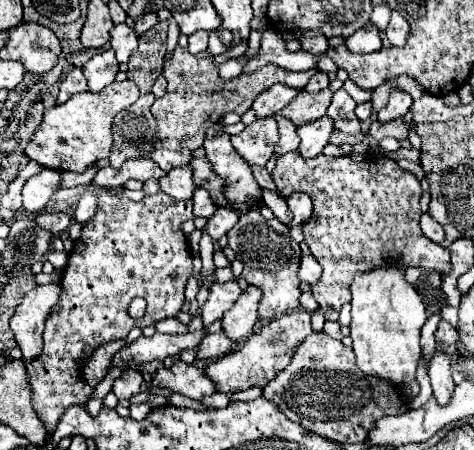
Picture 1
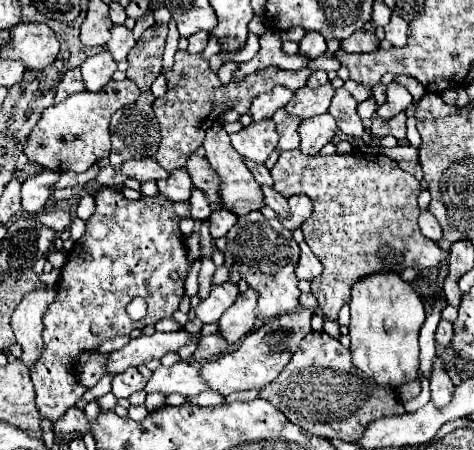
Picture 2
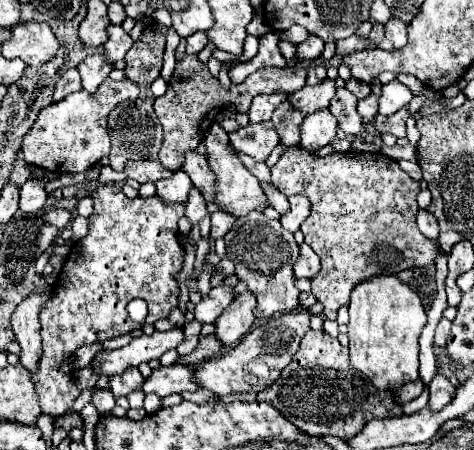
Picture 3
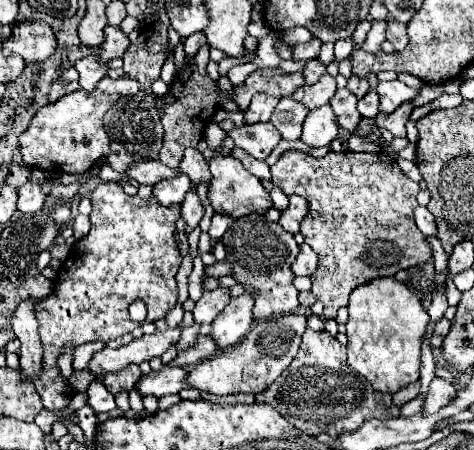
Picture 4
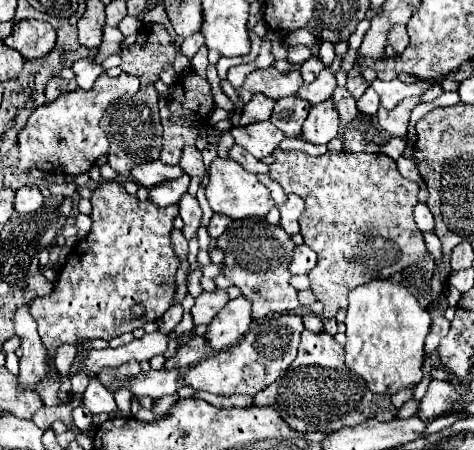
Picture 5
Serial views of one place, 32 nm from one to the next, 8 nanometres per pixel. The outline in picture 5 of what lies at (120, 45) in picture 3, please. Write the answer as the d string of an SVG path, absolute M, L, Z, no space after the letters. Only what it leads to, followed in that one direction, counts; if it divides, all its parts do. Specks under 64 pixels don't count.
M104 26L102 28L102 44L98 46L98 54L94 56L94 62L102 62L106 60L108 56L112 54L118 54L120 52L120 42L122 42L122 34L118 28L112 28L112 26Z

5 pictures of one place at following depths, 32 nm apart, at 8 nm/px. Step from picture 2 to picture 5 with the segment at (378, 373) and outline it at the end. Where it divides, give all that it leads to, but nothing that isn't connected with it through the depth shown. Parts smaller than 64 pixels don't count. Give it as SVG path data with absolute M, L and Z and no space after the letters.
M376 280L350 292L346 314L346 366L366 380L374 394L396 394L422 380L424 338L430 332L430 314L402 286Z

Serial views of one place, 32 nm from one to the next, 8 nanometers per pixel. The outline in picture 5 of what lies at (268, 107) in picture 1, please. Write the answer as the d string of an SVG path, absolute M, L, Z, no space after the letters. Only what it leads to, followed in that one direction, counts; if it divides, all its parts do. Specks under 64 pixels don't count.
M254 94L254 96L250 98L250 102L244 106L238 126L248 126L248 124L252 124L252 122L268 120L268 118L272 116L274 104L276 104L276 102L272 102L272 100L266 98L264 94Z

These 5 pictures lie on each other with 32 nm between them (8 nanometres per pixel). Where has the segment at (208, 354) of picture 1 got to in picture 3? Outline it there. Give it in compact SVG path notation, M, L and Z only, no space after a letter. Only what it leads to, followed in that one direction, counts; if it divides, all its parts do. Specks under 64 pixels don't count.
M200 336L198 346L188 354L188 356L178 356L176 364L184 364L184 366L192 366L198 364L202 360L208 360L212 356L218 354L218 350L222 350L224 346L216 340L216 336Z

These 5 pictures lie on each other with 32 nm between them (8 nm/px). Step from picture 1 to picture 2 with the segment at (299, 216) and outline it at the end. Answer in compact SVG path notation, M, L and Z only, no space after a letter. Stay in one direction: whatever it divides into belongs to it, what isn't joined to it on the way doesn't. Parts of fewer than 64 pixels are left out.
M304 194L290 196L288 202L290 202L290 214L288 214L286 218L282 218L282 224L284 224L284 228L288 228L288 230L296 230L296 228L300 228L302 222L310 216L310 212L312 212L312 202L310 202L308 196L304 196Z

